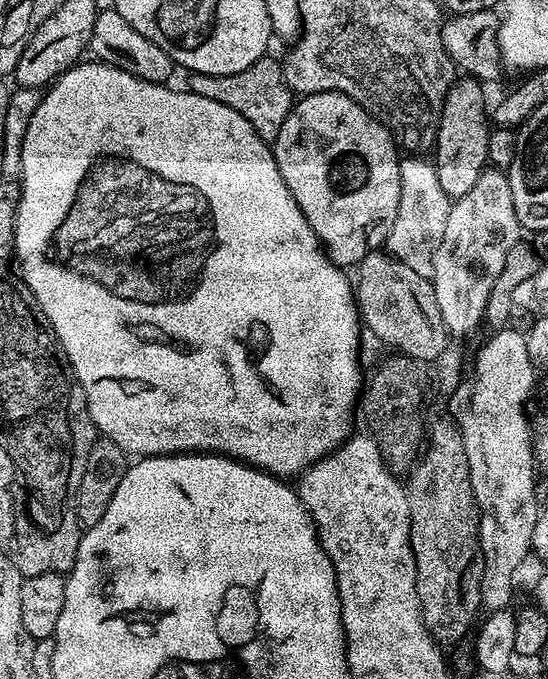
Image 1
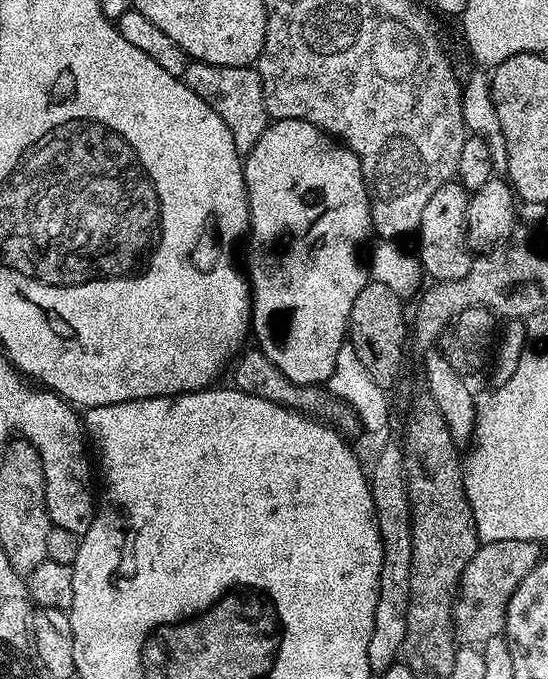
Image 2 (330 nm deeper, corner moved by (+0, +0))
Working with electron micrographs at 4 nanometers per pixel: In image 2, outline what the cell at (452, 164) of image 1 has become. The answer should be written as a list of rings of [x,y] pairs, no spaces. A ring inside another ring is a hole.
[[[449,182],[434,190],[430,202],[426,202],[426,210],[422,210],[422,222],[418,229],[418,237],[420,236],[418,259],[423,275],[433,276],[431,278],[433,281],[454,282],[454,278],[466,278],[466,268],[470,263],[466,222],[469,195],[460,183]]]

